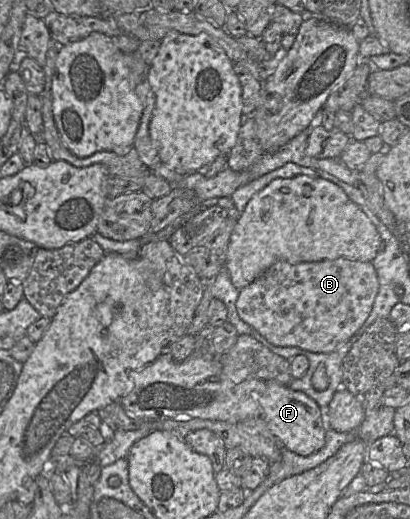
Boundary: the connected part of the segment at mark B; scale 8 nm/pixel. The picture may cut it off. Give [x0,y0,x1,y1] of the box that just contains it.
[236,257,378,353]

